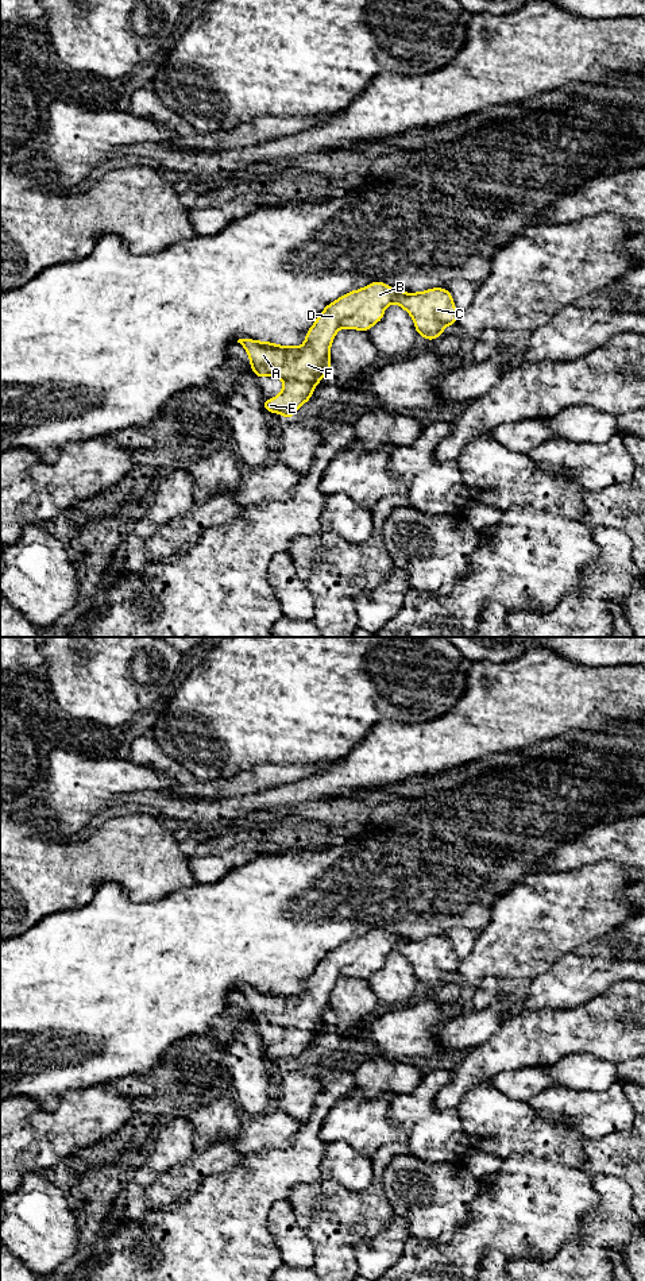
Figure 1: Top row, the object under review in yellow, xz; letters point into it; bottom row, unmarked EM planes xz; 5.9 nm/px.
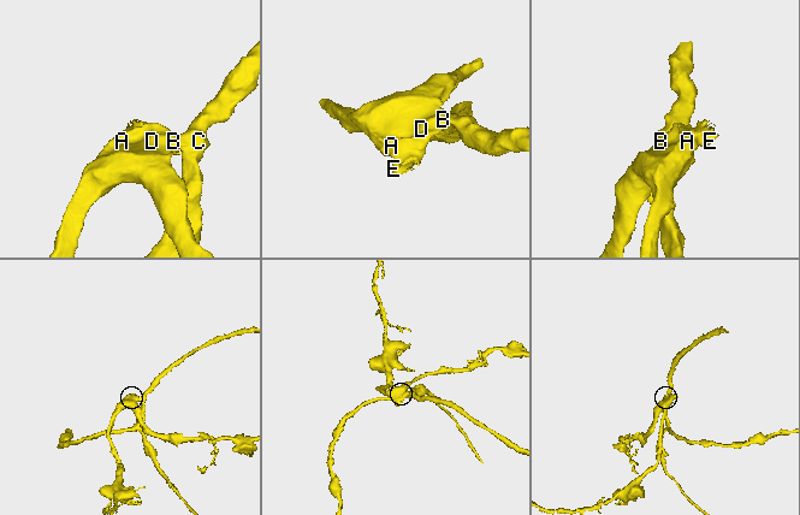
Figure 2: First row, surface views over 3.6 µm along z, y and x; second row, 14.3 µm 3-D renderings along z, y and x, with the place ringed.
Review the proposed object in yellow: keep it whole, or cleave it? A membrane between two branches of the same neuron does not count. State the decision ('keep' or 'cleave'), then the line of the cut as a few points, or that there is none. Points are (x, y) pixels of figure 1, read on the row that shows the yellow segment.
cleave | xz (404, 292), (400, 292), (391, 301)

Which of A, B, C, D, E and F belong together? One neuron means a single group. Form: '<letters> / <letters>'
A B D E F / C

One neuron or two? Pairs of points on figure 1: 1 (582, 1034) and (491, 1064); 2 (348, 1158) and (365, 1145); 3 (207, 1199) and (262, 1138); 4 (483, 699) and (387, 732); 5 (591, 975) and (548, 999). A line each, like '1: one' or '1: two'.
1: one
2: two
3: two
4: one
5: one

